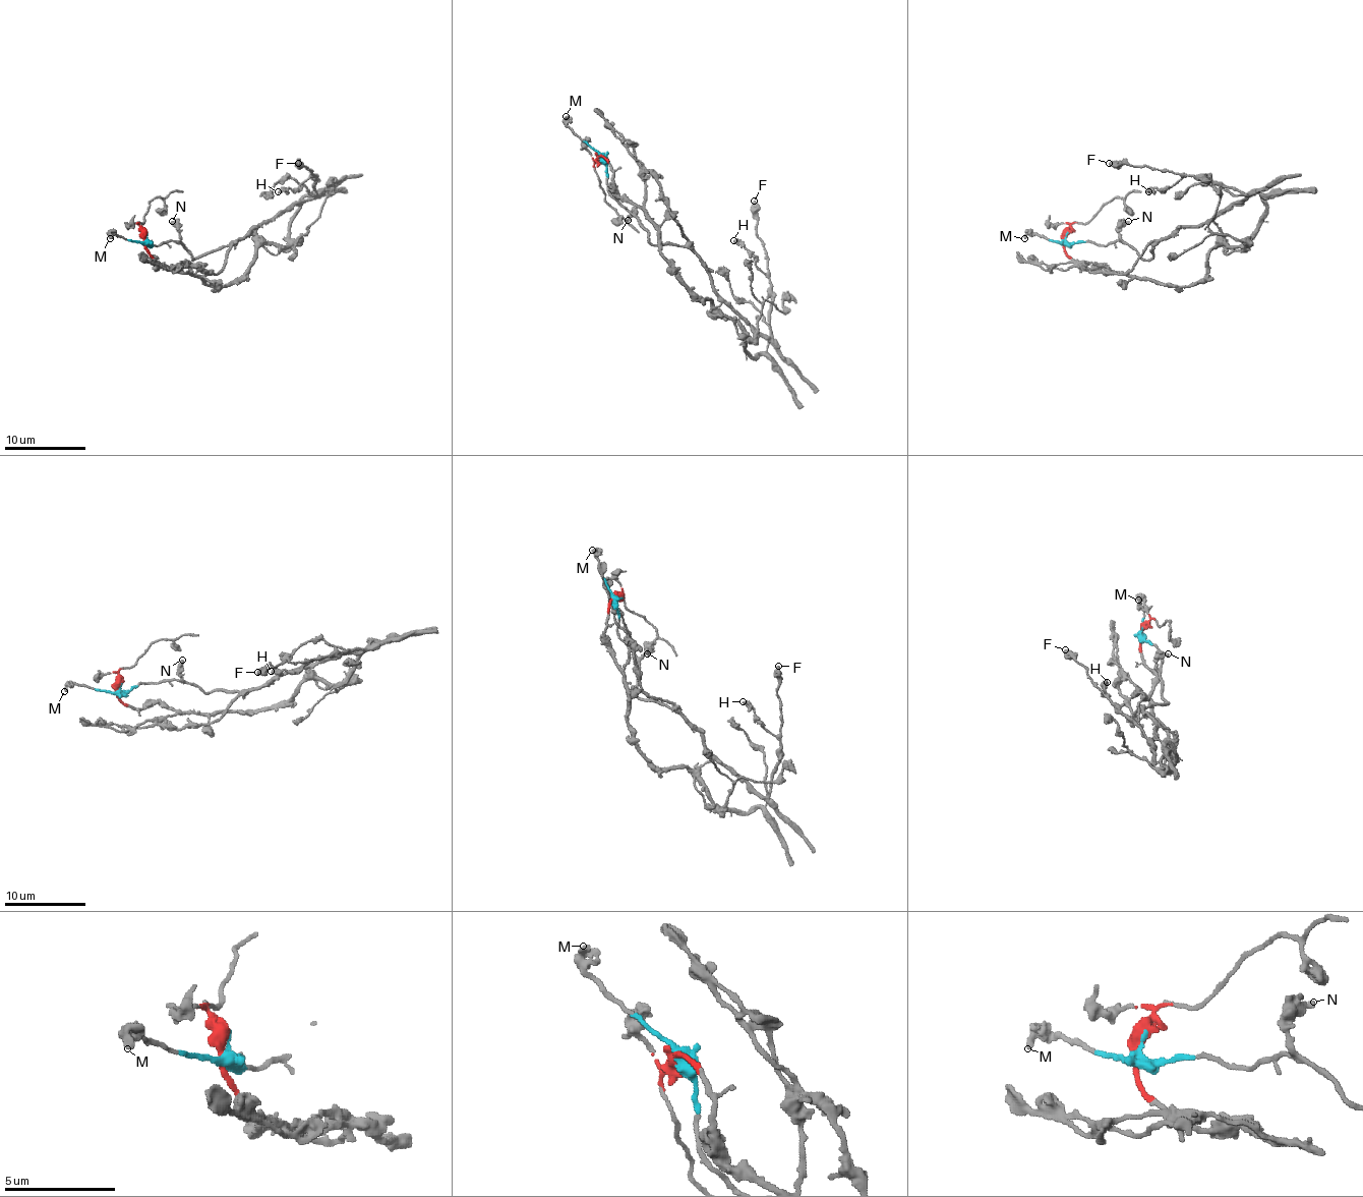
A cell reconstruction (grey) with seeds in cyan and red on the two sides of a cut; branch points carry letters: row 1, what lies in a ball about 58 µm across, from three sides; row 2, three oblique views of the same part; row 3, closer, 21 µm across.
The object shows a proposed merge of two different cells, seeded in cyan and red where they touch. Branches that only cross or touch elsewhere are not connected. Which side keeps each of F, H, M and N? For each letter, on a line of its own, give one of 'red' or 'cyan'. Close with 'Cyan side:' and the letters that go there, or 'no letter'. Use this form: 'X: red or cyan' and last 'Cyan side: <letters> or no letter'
F: cyan
H: cyan
M: cyan
N: cyan
Cyan side: F, H, M, N

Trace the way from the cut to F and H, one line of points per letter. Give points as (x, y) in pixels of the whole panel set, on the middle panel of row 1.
F: (601, 156), (607, 190), (650, 241), (689, 247), (711, 285), (769, 336), (771, 285), (753, 201)
H: (601, 156), (607, 190), (650, 241), (689, 247), (711, 285), (769, 336), (769, 277), (732, 241)

